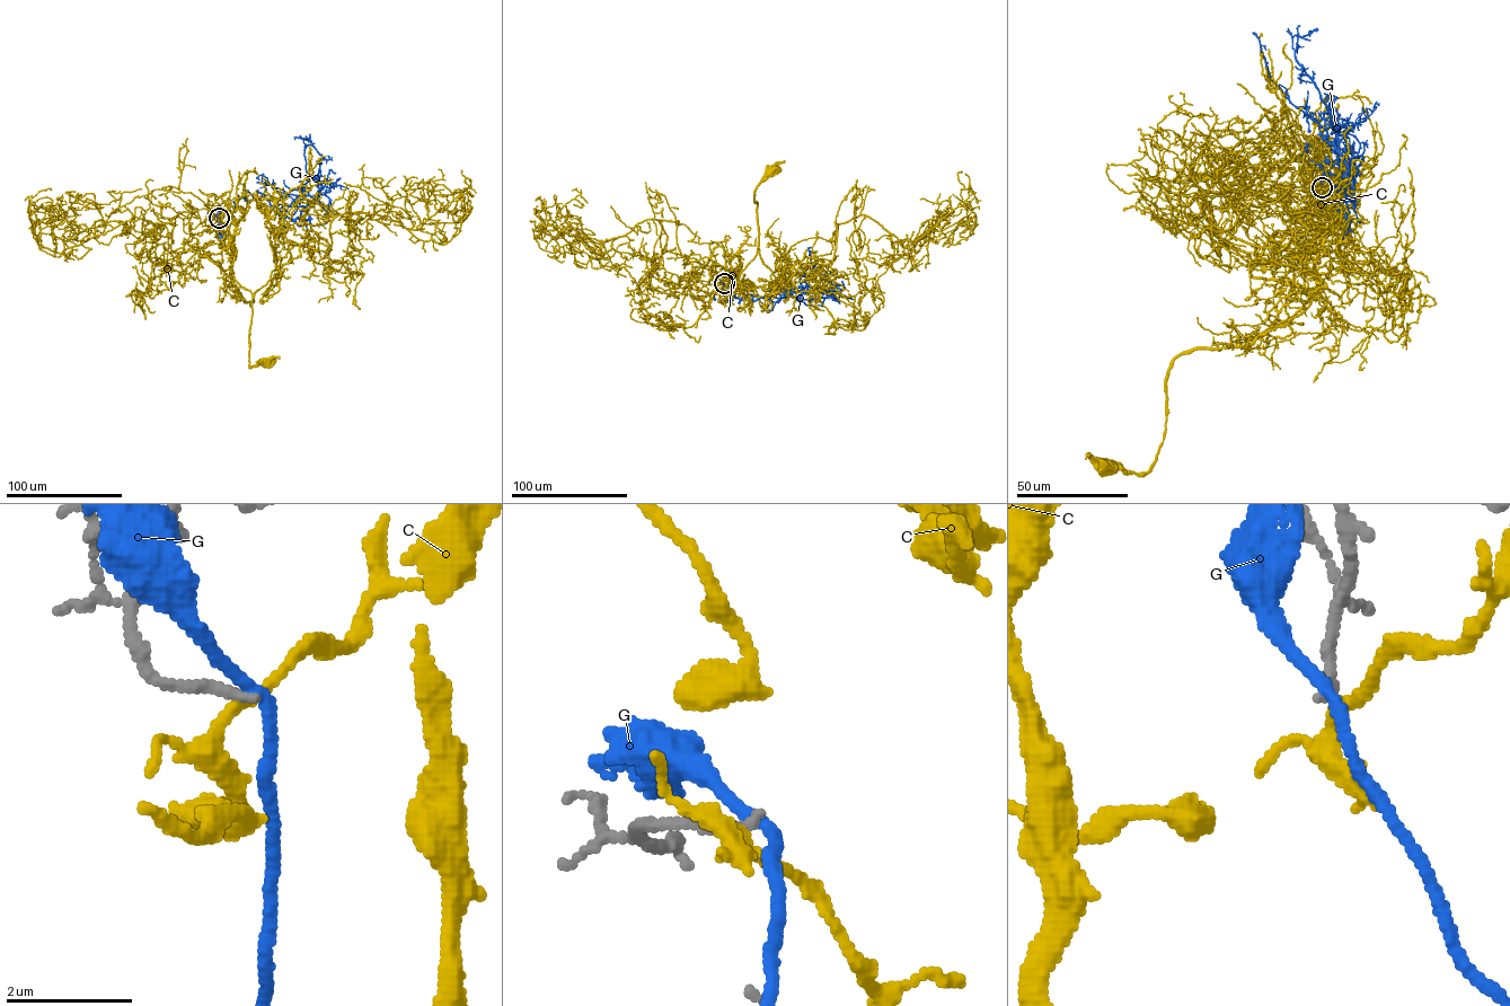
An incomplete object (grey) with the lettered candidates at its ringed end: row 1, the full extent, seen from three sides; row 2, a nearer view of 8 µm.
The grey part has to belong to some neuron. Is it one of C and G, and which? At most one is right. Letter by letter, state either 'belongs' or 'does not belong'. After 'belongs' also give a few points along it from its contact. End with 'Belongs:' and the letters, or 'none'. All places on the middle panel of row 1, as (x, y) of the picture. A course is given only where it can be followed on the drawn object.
C: does not belong
G: does not belong
Belongs: none

